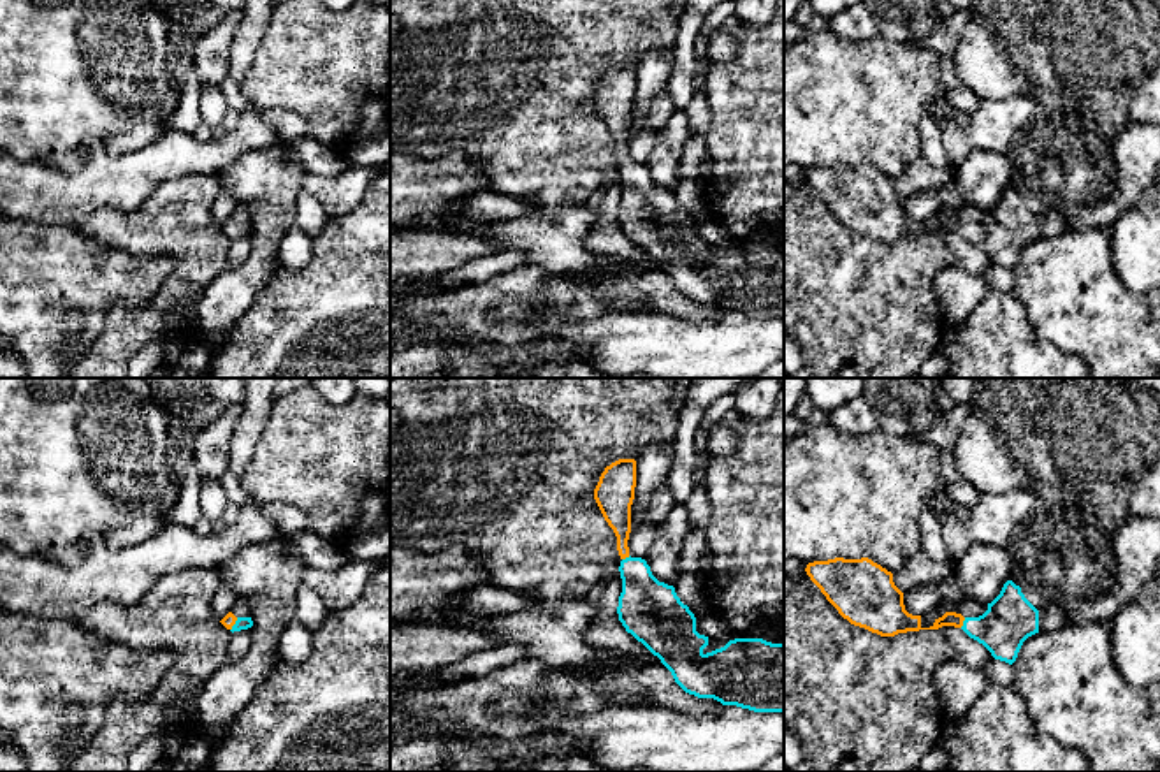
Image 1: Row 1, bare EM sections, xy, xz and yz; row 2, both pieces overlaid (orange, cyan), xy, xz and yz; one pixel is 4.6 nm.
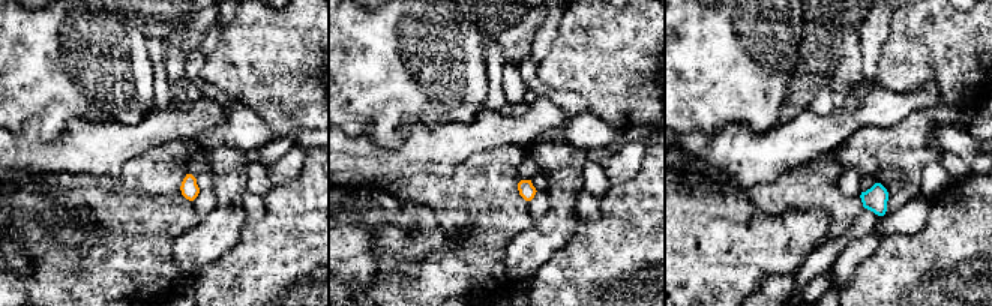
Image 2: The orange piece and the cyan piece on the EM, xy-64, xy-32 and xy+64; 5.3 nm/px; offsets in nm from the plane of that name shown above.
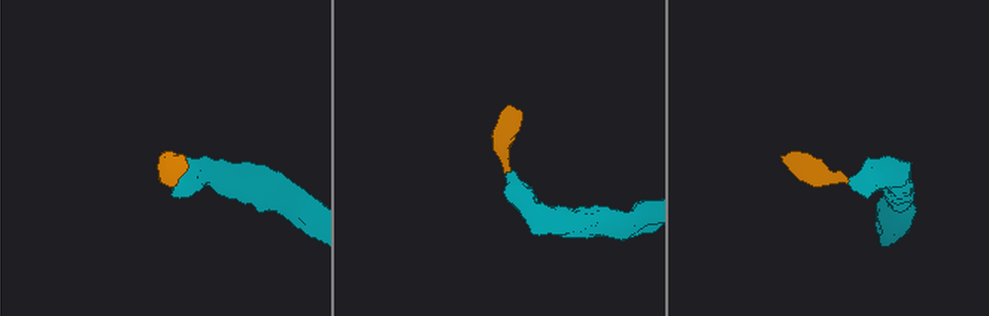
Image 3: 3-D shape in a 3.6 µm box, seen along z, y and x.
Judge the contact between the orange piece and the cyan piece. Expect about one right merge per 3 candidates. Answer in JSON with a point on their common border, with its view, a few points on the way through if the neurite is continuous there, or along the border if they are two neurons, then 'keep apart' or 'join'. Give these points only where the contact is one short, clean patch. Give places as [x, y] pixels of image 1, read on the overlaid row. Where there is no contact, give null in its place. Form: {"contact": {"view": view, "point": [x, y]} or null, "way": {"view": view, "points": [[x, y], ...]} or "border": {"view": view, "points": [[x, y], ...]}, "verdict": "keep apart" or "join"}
{"contact": {"view": "yz", "point": [962, 623]}, "way": {"view": "yz", "points": [[907, 621], [921, 628], [962, 623], [1004, 625], [1009, 619]]}, "verdict": "join"}

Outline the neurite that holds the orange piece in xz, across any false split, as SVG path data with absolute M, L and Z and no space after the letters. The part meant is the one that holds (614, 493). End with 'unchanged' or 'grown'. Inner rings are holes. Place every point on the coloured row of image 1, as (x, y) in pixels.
M619 459L605 468L594 489L594 499L617 536L617 550L622 559L619 566L622 579L617 607L619 621L627 633L661 659L685 693L754 712L784 712L784 644L772 644L763 638L735 638L705 654L708 637L696 631L696 617L680 601L675 587L659 582L645 559L629 556L627 540L634 487L636 461Z; grown

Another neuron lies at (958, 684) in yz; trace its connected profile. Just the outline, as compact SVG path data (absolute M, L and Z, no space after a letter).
M961 658L944 661L935 674L937 693L944 710L953 717L965 712L988 684L986 674L967 665Z

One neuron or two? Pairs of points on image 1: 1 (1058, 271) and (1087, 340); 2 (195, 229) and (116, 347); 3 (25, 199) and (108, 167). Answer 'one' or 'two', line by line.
1: one
2: one
3: one

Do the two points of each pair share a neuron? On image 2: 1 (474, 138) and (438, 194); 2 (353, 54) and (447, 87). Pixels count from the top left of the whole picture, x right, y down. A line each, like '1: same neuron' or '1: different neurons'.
1: different neurons
2: same neuron

